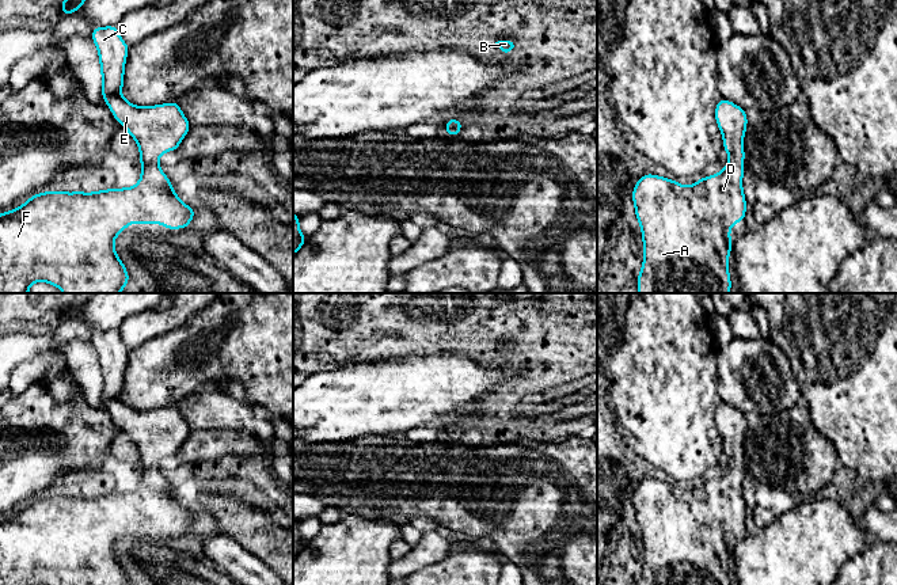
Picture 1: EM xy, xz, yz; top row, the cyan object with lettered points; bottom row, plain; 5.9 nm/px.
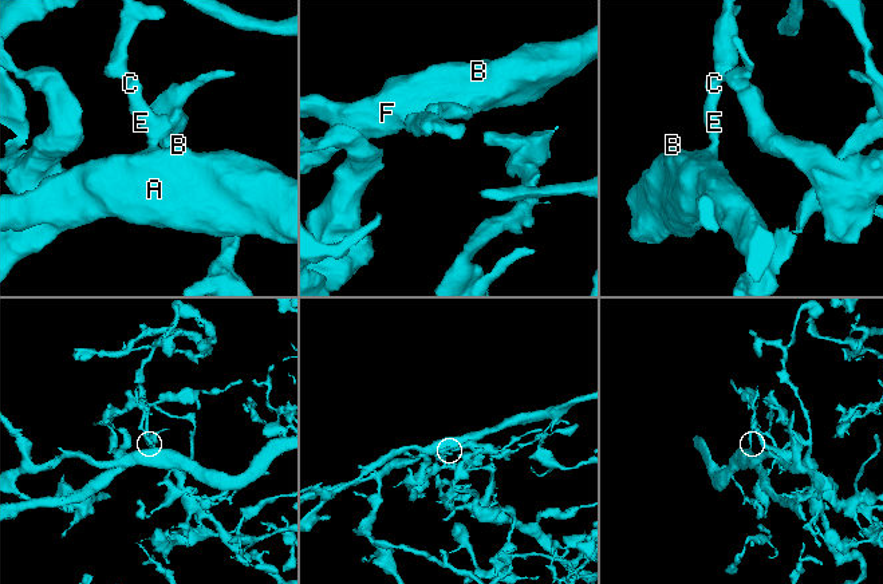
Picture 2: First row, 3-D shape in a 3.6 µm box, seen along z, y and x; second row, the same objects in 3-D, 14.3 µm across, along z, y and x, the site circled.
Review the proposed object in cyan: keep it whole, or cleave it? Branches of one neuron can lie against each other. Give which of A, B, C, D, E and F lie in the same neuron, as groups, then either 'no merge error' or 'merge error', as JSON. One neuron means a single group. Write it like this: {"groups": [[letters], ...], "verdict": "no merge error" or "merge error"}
{"groups": [["A", "B", "C", "D", "E", "F"]], "verdict": "no merge error"}

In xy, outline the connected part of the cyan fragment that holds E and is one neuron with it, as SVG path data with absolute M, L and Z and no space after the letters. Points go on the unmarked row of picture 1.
M95 330L91 339L96 349L100 379L103 384L102 400L113 421L129 436L140 453L141 480L136 490L94 497L43 495L30 501L16 513L0 517L0 585L129 585L129 578L114 552L114 543L130 528L160 527L163 532L187 532L195 514L185 509L175 498L171 485L157 468L164 456L176 455L190 428L182 417L178 406L141 411L128 406L121 394L123 391L125 366L129 349L122 345L117 330Z

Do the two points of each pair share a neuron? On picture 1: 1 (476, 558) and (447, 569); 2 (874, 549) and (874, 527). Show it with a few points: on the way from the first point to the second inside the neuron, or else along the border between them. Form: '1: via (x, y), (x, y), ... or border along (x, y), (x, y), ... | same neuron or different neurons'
1: via (470, 565), (466, 569), (453, 569) | same neuron
2: border along (871, 538), (882, 542) | different neurons

